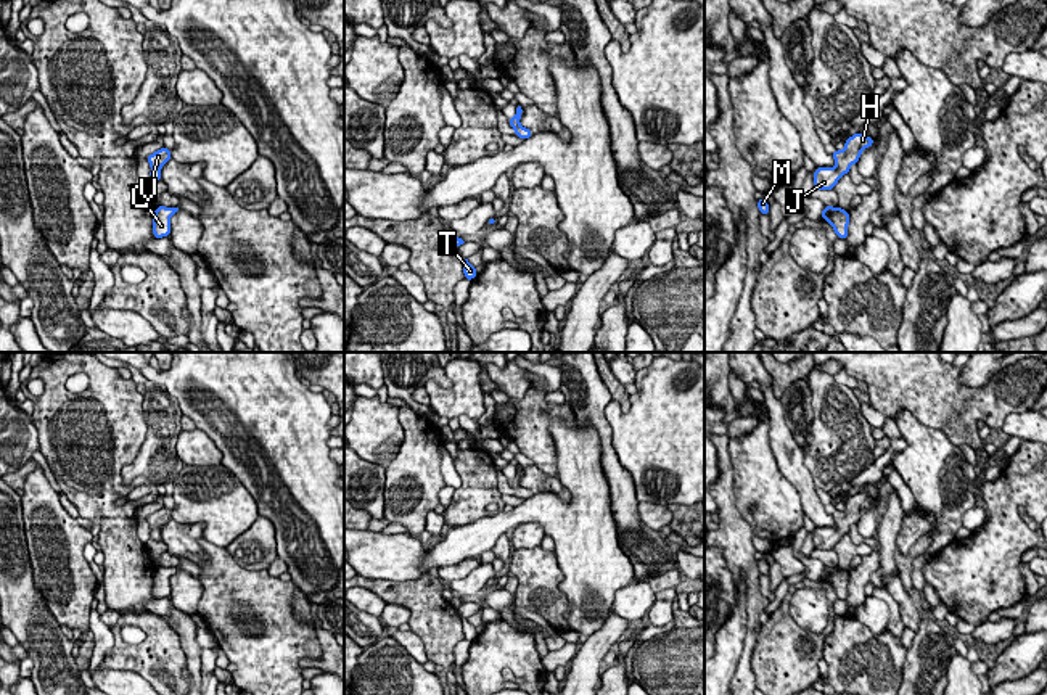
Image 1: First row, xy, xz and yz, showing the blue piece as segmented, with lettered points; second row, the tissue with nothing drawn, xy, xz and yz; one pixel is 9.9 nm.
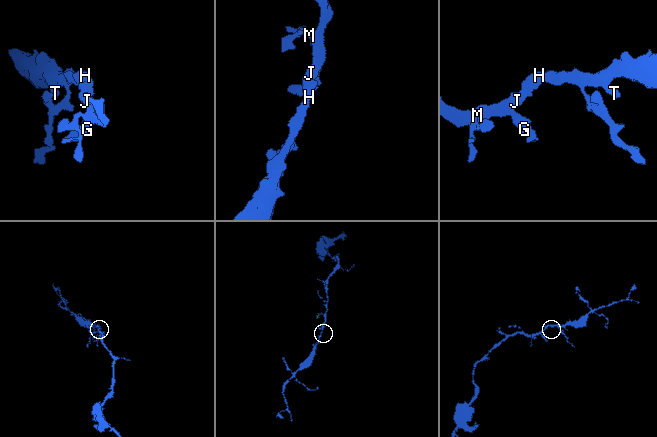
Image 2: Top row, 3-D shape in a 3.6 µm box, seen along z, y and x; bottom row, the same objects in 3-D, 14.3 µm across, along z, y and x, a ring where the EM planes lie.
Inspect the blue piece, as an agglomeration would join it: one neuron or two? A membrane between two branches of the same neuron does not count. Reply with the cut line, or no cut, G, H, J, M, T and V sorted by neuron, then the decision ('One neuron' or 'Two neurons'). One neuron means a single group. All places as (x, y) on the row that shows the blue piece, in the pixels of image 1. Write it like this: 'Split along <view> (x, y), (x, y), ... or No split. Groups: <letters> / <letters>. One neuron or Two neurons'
No split. Groups: G H J M T V. One neuron

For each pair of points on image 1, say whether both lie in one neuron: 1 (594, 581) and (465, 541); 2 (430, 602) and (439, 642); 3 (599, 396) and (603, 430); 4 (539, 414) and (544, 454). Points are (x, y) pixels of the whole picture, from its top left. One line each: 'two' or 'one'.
1: one
2: one
3: one
4: one

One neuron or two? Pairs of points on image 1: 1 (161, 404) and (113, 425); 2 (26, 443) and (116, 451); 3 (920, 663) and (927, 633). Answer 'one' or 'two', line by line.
1: two
2: two
3: one

